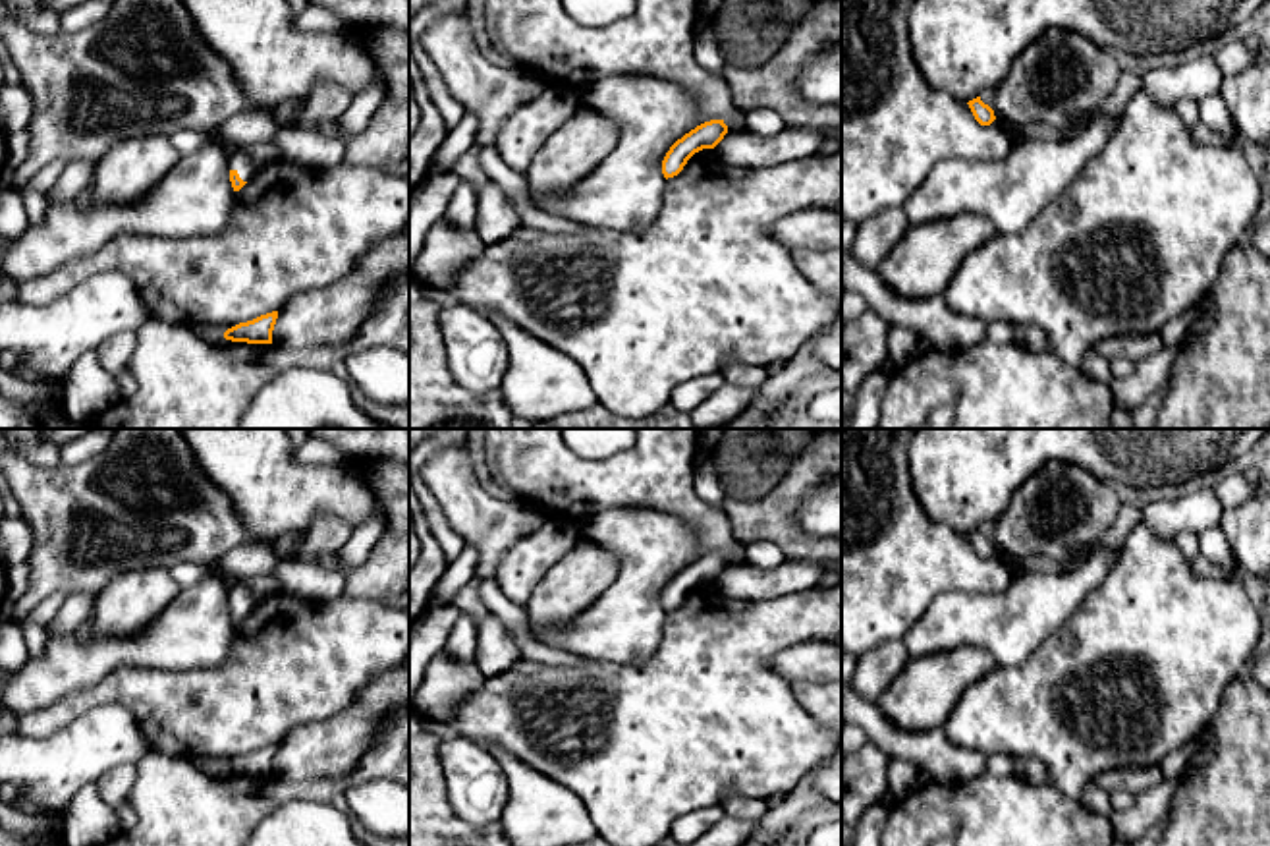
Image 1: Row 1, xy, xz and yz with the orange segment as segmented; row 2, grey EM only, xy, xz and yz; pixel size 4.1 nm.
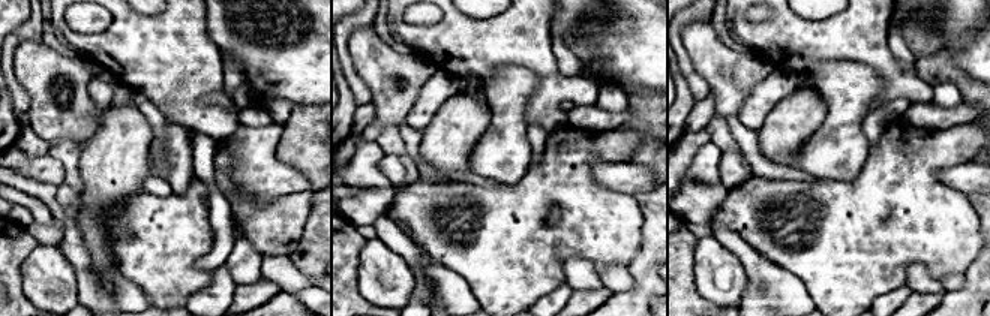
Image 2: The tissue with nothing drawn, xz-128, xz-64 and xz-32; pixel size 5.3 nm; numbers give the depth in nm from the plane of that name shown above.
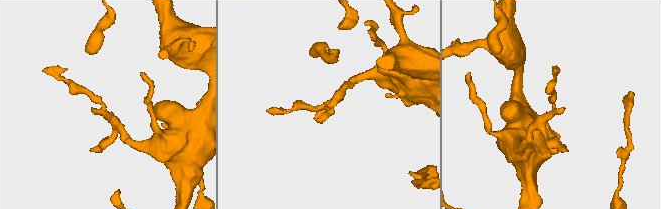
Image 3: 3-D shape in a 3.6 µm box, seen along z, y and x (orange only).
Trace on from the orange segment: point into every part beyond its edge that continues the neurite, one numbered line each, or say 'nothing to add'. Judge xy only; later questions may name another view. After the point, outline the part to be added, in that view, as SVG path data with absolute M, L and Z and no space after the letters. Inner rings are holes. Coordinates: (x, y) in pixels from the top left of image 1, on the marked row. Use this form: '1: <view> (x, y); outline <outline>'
1: xy (238, 161); outline M241 149L230 151L228 170L235 170L243 182L249 182L253 174L251 162Z

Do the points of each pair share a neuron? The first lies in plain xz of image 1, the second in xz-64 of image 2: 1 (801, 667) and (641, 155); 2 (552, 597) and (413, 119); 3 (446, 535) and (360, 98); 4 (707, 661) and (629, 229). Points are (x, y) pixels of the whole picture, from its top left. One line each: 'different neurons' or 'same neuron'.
1: different neurons
2: different neurons
3: same neuron
4: same neuron

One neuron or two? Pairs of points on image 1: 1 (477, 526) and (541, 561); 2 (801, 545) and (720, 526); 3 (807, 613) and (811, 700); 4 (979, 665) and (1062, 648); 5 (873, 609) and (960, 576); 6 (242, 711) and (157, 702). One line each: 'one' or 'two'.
1: two
2: two
3: two
4: two
5: one
6: one

